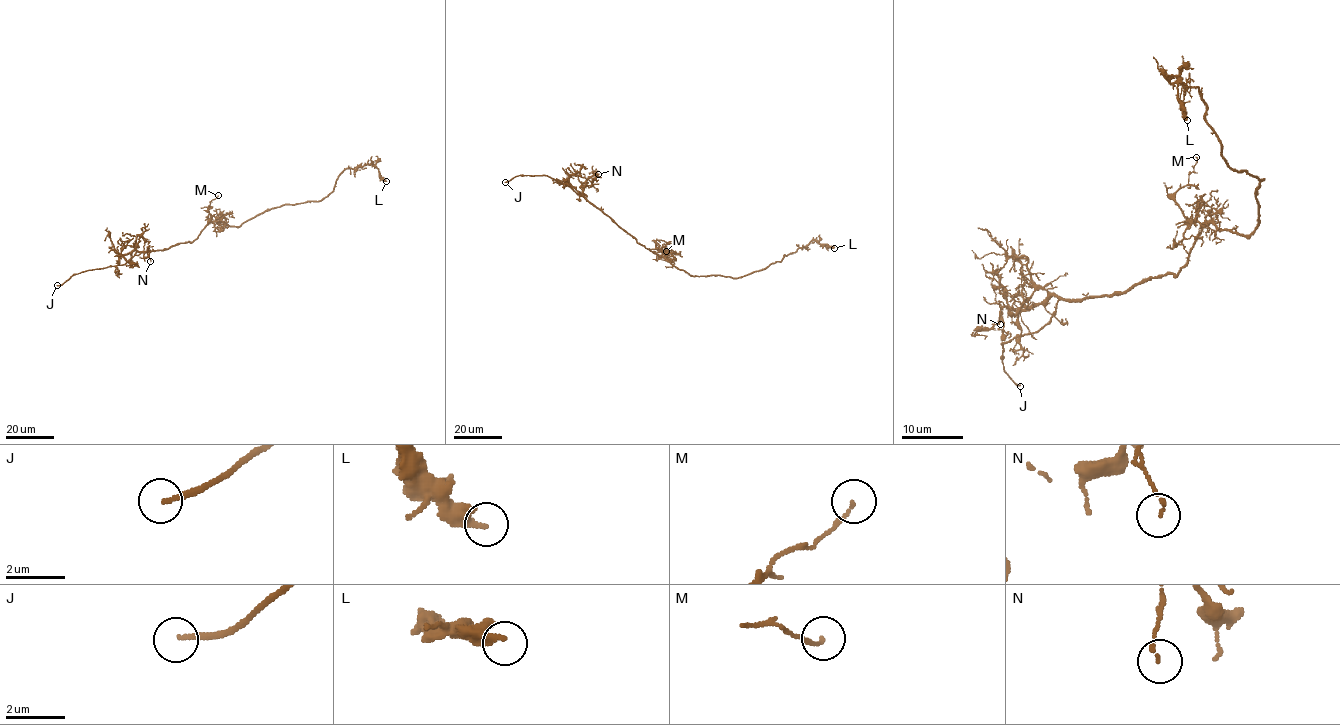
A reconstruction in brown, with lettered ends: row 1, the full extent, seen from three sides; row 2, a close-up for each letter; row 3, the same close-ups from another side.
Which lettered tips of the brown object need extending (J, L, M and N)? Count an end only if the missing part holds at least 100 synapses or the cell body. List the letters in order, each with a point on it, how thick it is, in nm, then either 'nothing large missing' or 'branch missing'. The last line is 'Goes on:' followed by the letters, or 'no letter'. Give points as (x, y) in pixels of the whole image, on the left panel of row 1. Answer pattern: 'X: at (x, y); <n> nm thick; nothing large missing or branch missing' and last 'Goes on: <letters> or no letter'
J: at (57, 285); 170 nm thick; branch missing
L: at (386, 181); 280 nm thick; nothing large missing
M: at (218, 195); 130 nm thick; nothing large missing
N: at (150, 261); 110 nm thick; nothing large missing
Goes on: J

